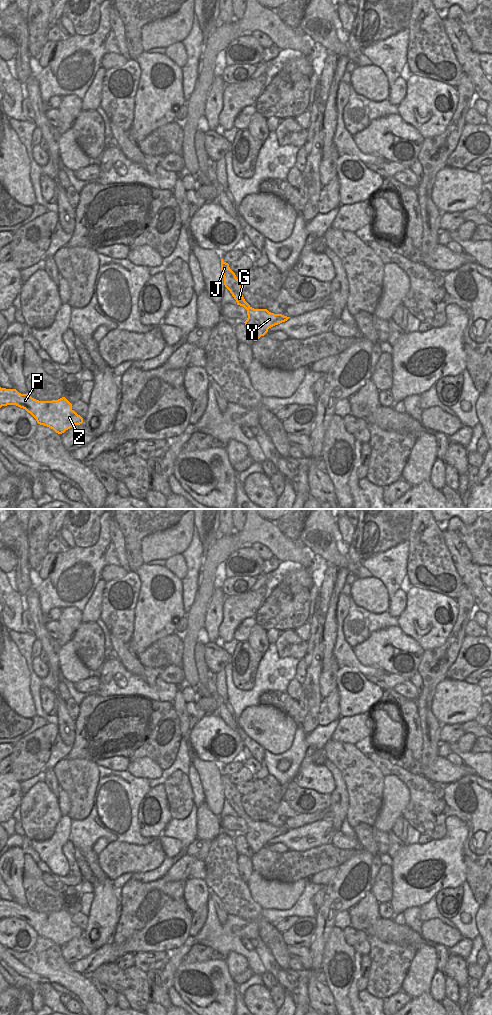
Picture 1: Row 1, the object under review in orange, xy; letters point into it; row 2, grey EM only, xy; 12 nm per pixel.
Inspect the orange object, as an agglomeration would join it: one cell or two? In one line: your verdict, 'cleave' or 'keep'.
keep

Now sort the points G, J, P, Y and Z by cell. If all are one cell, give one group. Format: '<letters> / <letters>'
G J P Y Z

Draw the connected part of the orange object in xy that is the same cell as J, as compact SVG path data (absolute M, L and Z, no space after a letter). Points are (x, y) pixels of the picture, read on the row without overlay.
M221 771L221 783L223 785L225 799L230 803L237 817L243 818L247 822L248 830L244 835L254 853L264 848L269 840L285 834L290 830L282 826L271 825L267 821L252 820L245 813L241 805L242 795L230 781L229 776L224 774L223 771Z

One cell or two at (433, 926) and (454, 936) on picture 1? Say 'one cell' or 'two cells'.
one cell

